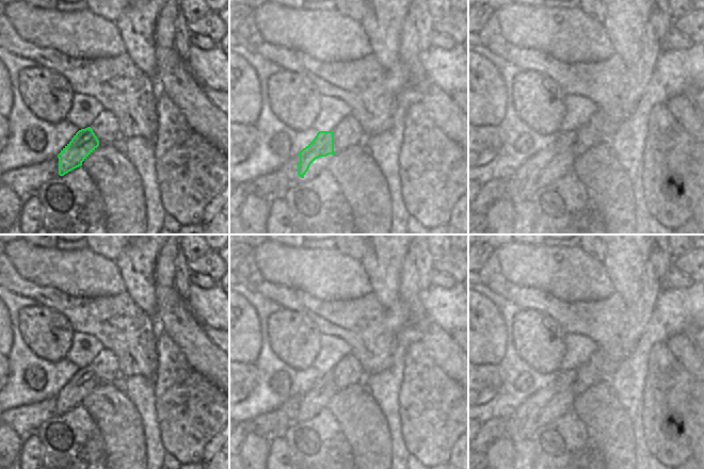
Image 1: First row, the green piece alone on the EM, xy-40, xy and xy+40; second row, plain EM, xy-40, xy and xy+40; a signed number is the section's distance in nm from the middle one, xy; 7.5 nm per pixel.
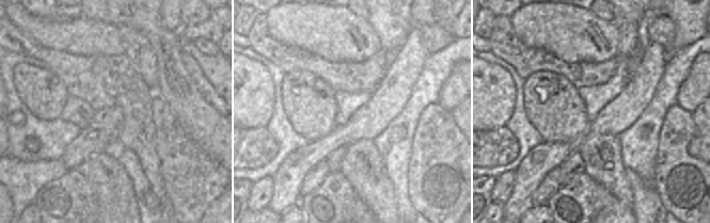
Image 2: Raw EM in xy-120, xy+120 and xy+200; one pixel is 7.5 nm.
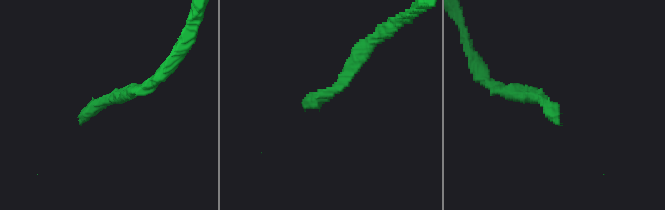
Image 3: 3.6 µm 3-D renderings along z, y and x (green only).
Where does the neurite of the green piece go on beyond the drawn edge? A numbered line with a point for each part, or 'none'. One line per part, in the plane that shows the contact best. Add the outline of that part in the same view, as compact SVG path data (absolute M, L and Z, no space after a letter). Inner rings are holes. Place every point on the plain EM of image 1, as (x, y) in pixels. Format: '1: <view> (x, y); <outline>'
1: xy (320, 403); M329 393L326 395L320 395L316 398L309 405L308 409L304 414L304 419L309 419L320 410L324 410L327 408L330 403L330 399L332 398L333 393Z

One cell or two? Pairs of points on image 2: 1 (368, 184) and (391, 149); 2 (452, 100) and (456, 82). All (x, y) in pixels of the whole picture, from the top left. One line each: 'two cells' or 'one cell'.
1: two cells
2: one cell

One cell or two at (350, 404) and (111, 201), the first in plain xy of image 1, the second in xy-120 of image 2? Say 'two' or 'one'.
one

